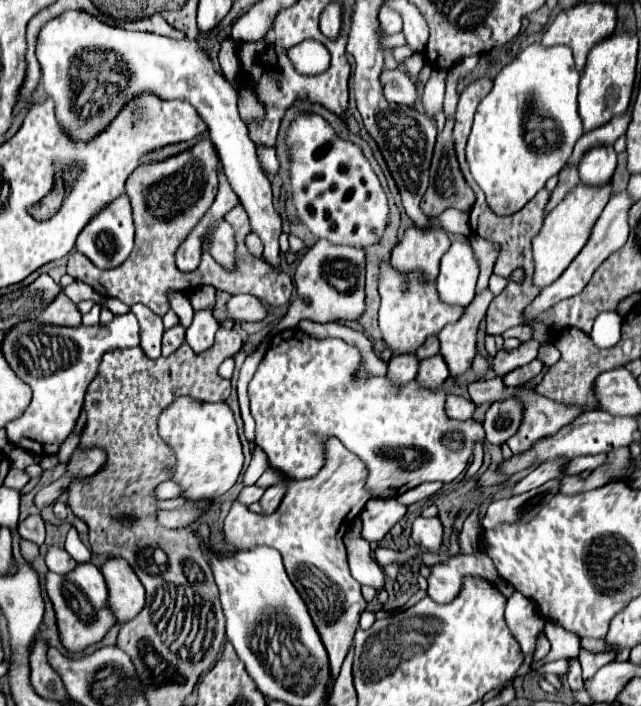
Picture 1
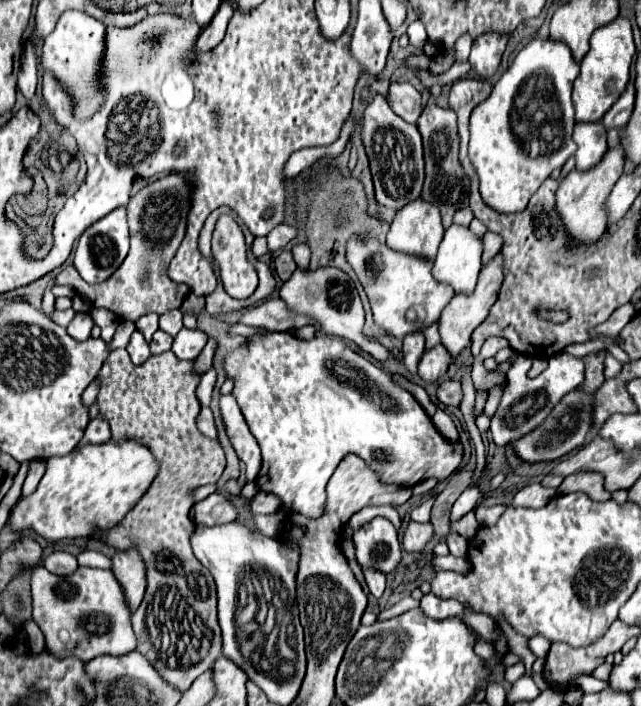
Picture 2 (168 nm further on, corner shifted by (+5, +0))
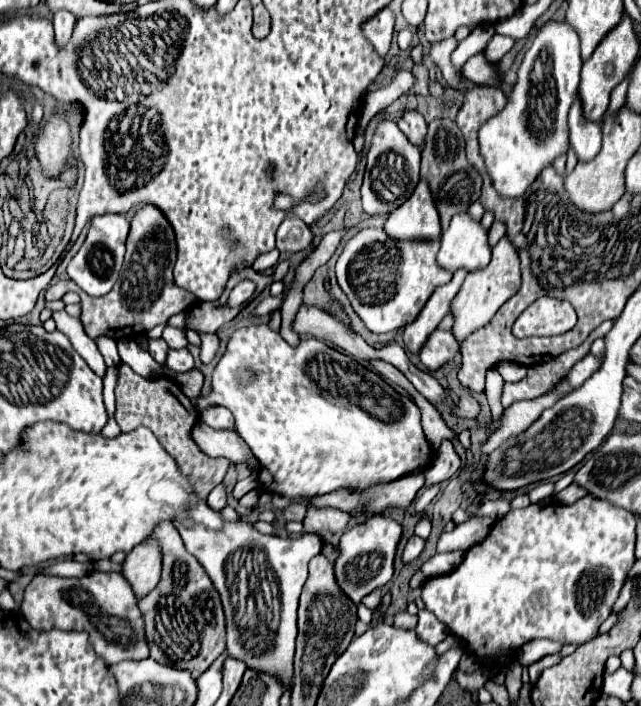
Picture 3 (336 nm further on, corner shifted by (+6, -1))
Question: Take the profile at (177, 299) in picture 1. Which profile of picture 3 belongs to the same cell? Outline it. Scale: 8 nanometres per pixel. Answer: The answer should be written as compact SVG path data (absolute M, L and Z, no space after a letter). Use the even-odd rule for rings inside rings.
M171 325L165 327L163 339L167 341L169 349L181 349L181 347L187 347L187 345L189 345L189 341L187 341L187 337L185 337L185 331L183 331L183 329L175 329L175 327L171 327Z

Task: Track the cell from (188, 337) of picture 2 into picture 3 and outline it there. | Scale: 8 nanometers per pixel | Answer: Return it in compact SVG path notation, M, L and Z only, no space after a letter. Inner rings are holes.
M181 349L181 351L169 351L167 353L167 361L165 361L165 375L167 377L175 377L179 373L187 373L193 369L193 357L187 349Z

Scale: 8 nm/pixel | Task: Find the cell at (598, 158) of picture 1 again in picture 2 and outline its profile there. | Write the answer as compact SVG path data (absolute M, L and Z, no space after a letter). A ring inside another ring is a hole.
M576 122L574 126L574 142L578 144L578 150L574 154L576 168L578 170L590 170L594 168L606 154L606 130L602 124L590 124L590 122Z

